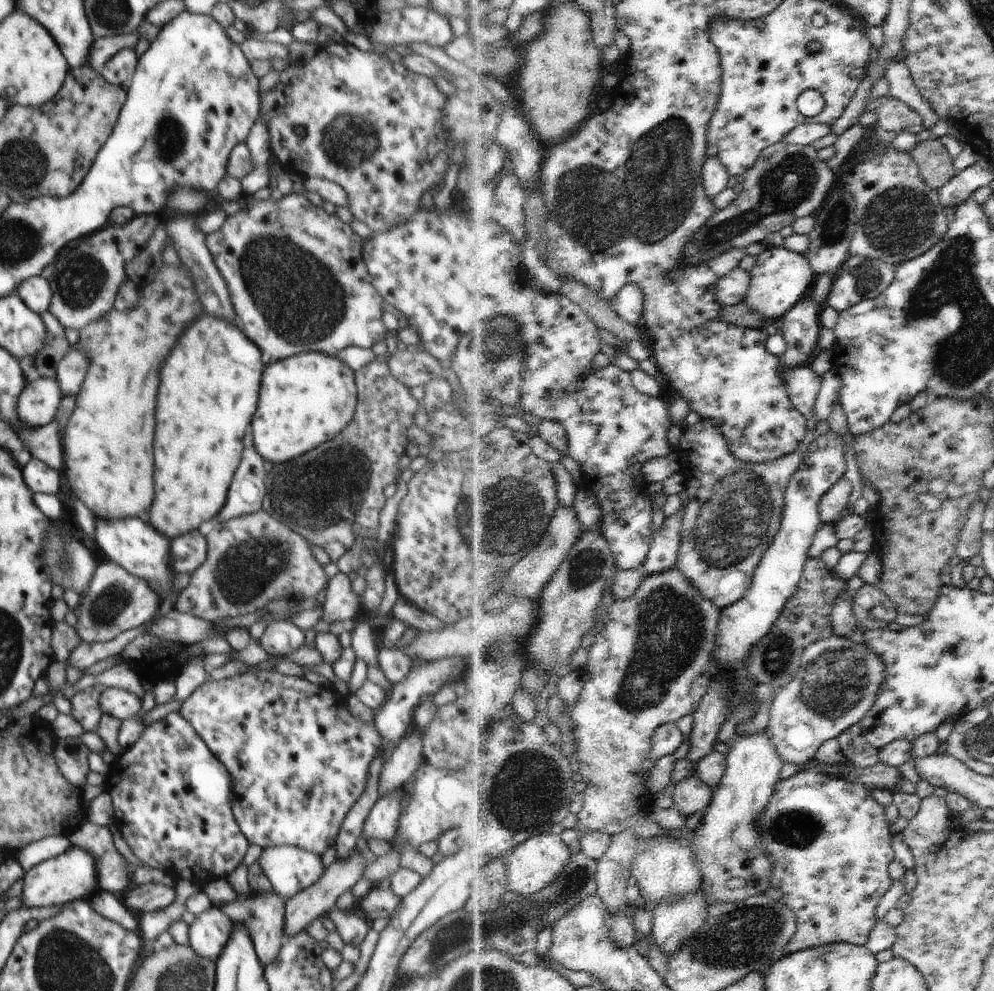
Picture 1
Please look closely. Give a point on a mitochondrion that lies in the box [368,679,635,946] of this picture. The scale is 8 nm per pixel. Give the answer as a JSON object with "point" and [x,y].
{"point":[527,793]}

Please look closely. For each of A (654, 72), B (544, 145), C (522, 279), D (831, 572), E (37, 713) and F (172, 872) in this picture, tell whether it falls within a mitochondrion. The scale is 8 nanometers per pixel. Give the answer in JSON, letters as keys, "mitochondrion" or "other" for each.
{"A":"other","B":"other","C":"other","D":"other","E":"other","F":"other"}

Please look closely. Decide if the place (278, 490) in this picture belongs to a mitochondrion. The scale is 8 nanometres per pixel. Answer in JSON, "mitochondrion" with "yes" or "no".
{"mitochondrion":"yes"}

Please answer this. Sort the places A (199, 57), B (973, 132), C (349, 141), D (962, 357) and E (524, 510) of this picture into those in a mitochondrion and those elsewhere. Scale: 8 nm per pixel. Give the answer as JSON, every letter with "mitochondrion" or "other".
{"A":"other","B":"other","C":"mitochondrion","D":"mitochondrion","E":"mitochondrion"}

